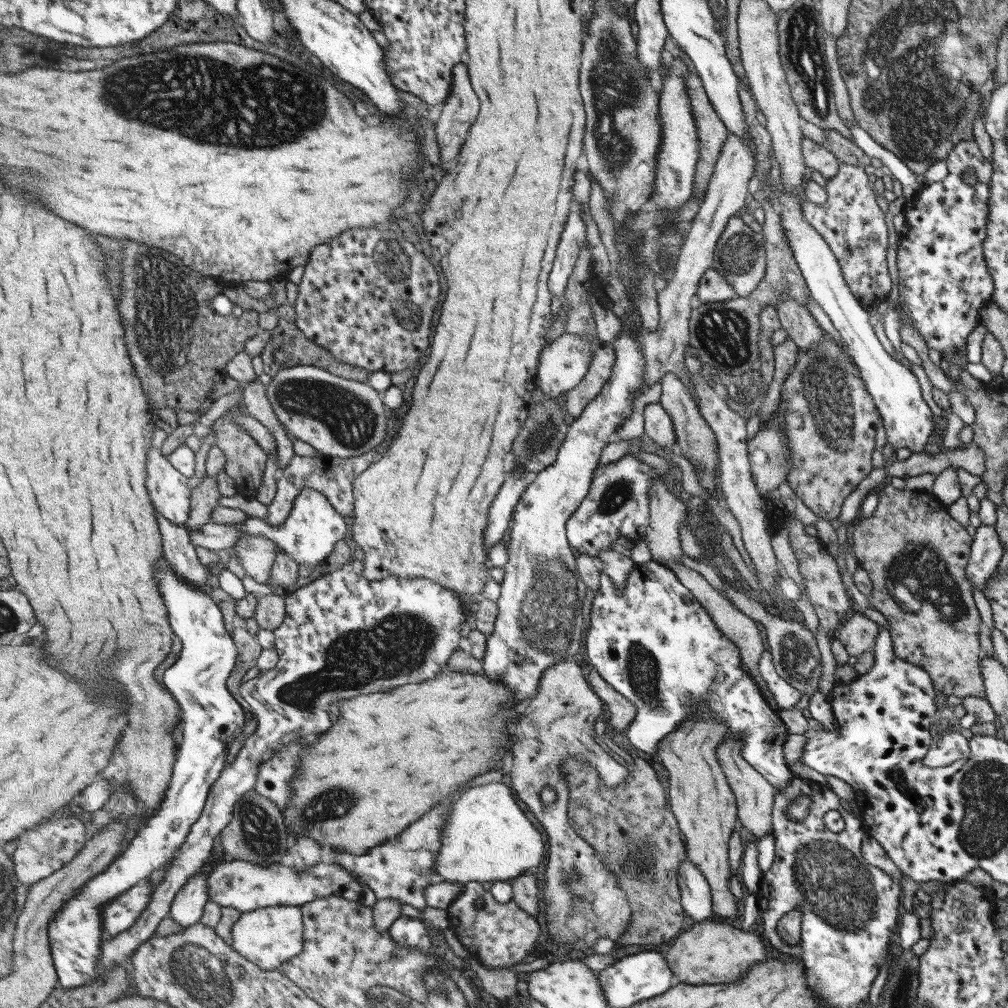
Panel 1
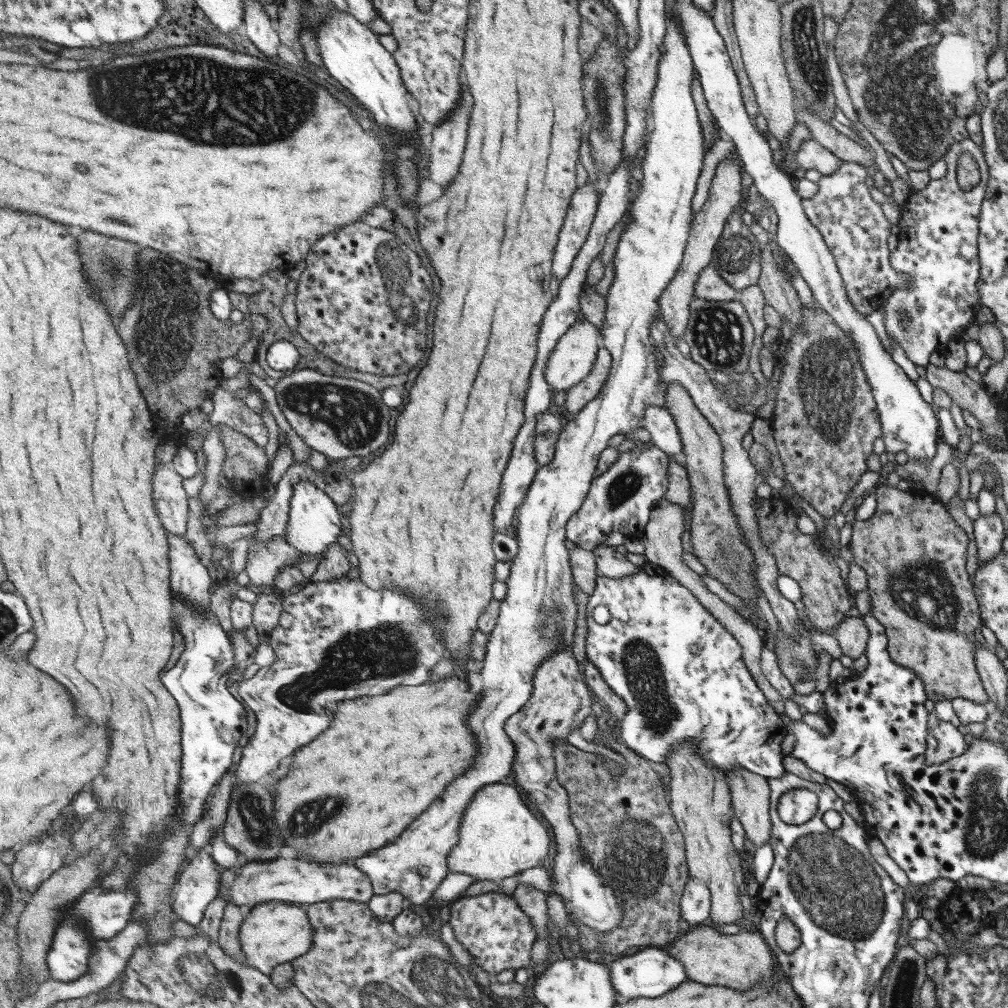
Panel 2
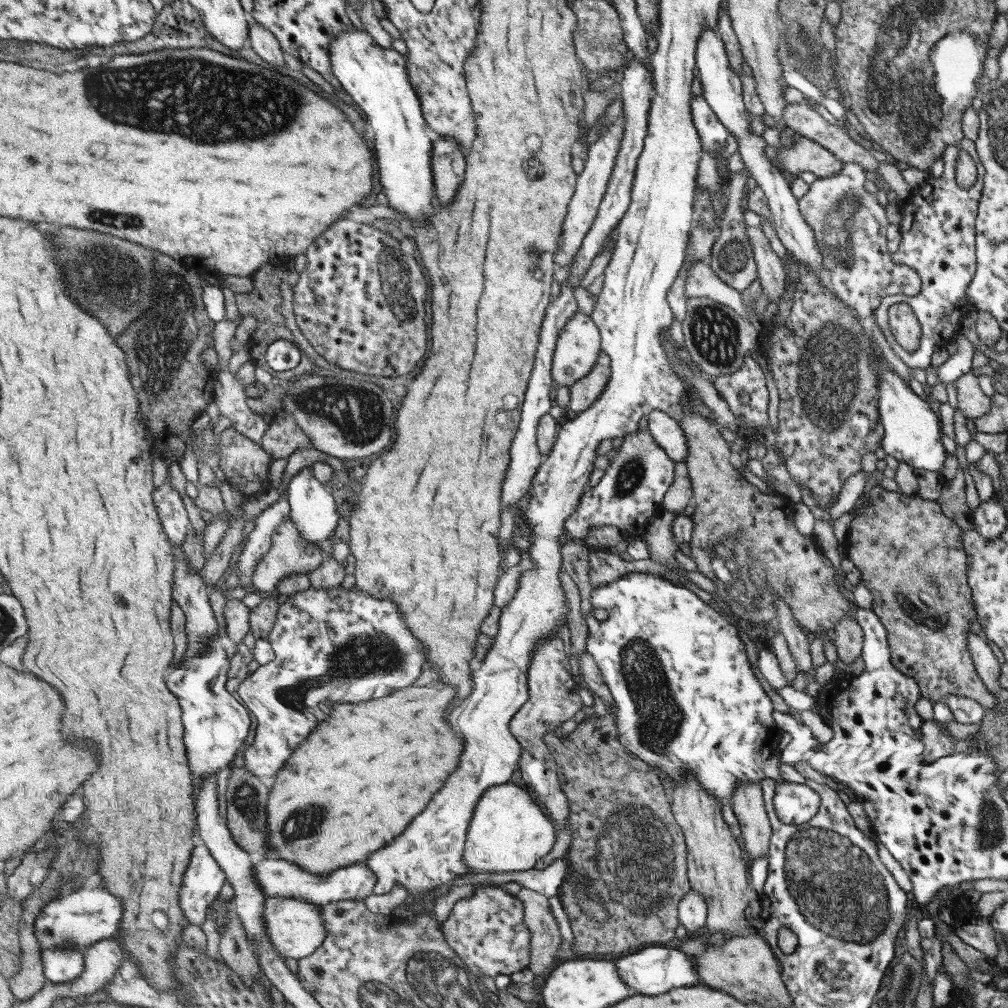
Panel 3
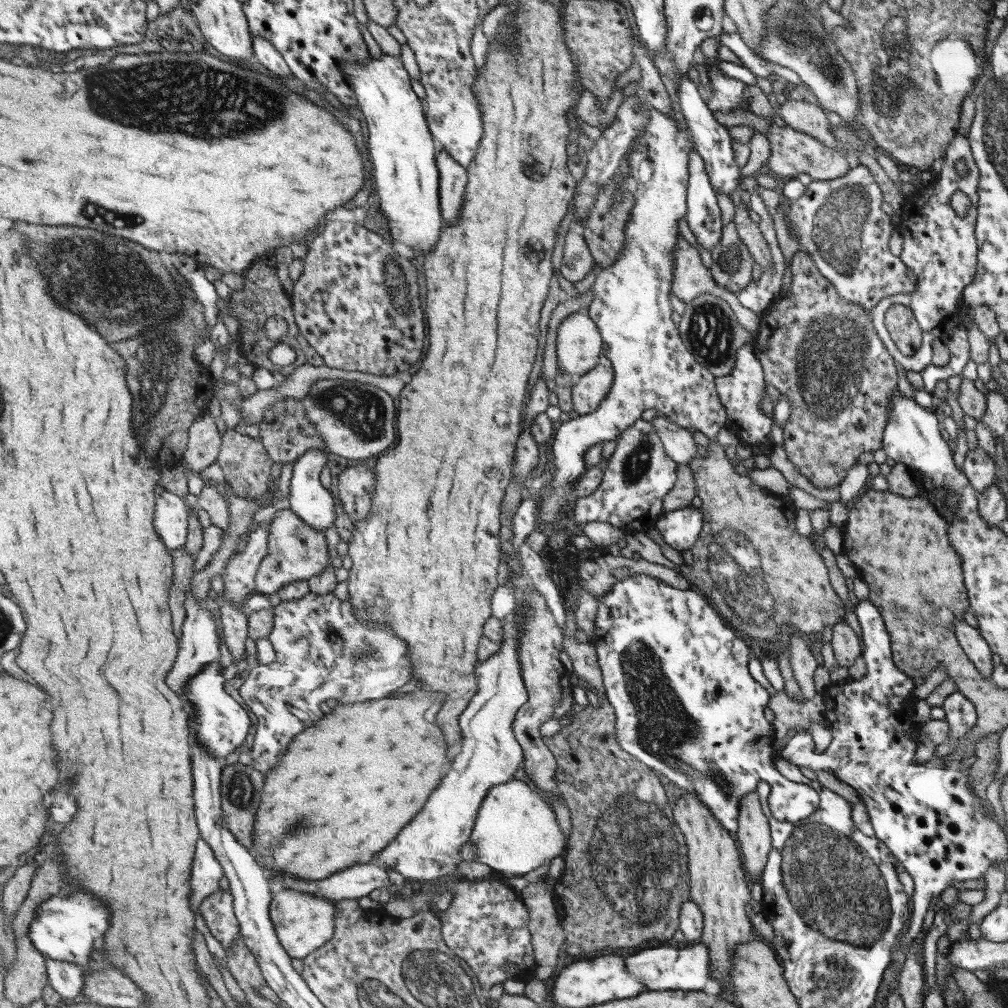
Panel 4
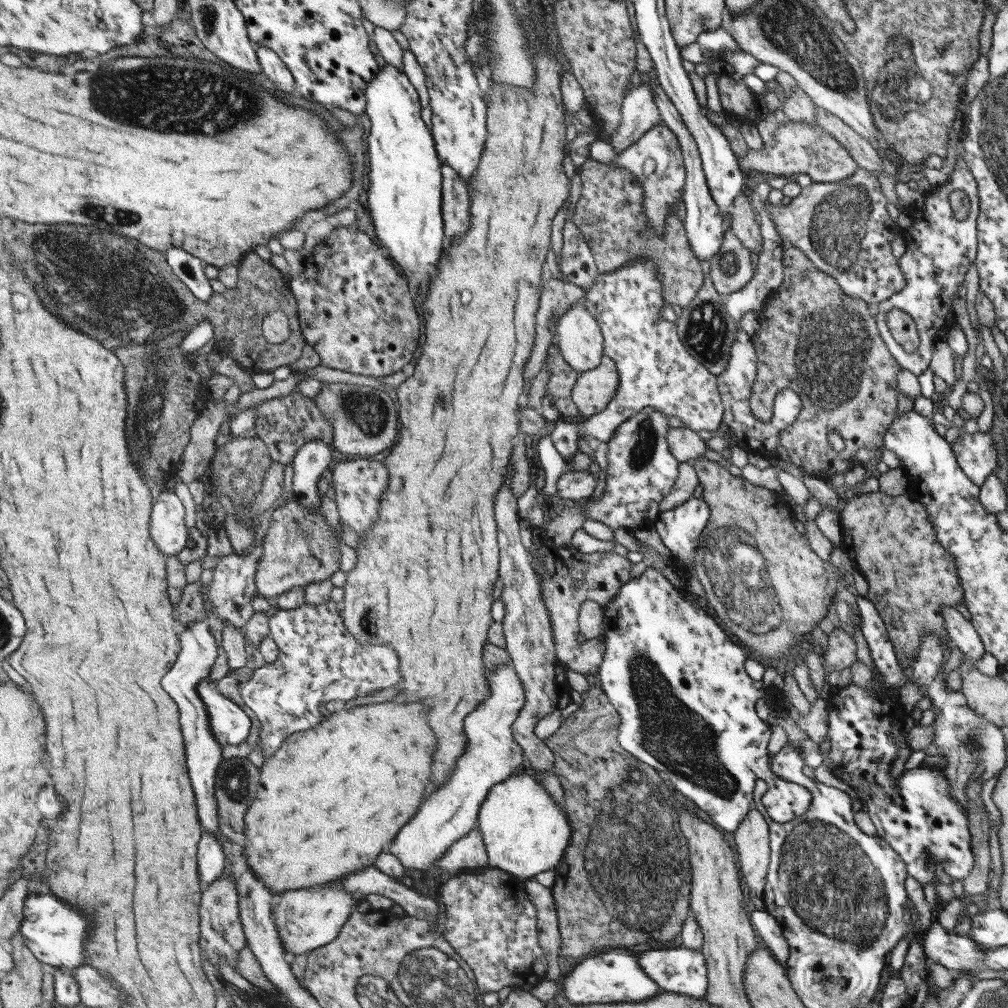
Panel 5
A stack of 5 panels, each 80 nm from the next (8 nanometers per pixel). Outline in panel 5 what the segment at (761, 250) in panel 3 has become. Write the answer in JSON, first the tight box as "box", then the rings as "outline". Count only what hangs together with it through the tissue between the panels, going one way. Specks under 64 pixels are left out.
{"box":[729,194,761,252],"outline":[[[738,194],[732,202],[729,230],[739,240],[739,243],[749,252],[761,251],[760,228],[755,222],[756,213],[752,209],[749,195]]]}

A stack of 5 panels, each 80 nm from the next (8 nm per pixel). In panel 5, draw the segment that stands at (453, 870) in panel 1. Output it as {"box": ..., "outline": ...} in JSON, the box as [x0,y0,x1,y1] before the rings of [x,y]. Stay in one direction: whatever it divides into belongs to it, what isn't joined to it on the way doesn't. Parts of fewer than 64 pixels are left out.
{"box":[478,773,573,880],"outline":[[[523,773],[513,775],[492,789],[482,804],[478,829],[487,847],[489,866],[525,880],[547,870],[555,871],[566,856],[573,836],[568,816],[561,814],[551,794]]]}

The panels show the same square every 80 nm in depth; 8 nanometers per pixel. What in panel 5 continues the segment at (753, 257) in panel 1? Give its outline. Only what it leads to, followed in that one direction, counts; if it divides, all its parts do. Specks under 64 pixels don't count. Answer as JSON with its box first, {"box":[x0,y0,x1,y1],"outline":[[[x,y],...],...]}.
{"box":[709,229,753,296],"outline":[[[725,229],[721,248],[709,261],[709,276],[713,288],[722,296],[742,289],[753,276],[753,266],[750,265],[751,254],[732,234]]]}

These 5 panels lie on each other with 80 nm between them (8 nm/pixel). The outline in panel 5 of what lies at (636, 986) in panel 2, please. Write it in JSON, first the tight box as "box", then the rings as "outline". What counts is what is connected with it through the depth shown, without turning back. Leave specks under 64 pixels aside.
{"box":[637,946,707,1000],"outline":[[[683,946],[667,949],[651,949],[637,955],[639,968],[660,988],[660,990],[682,994],[701,1000],[707,988],[706,966],[700,949],[691,950]]]}

